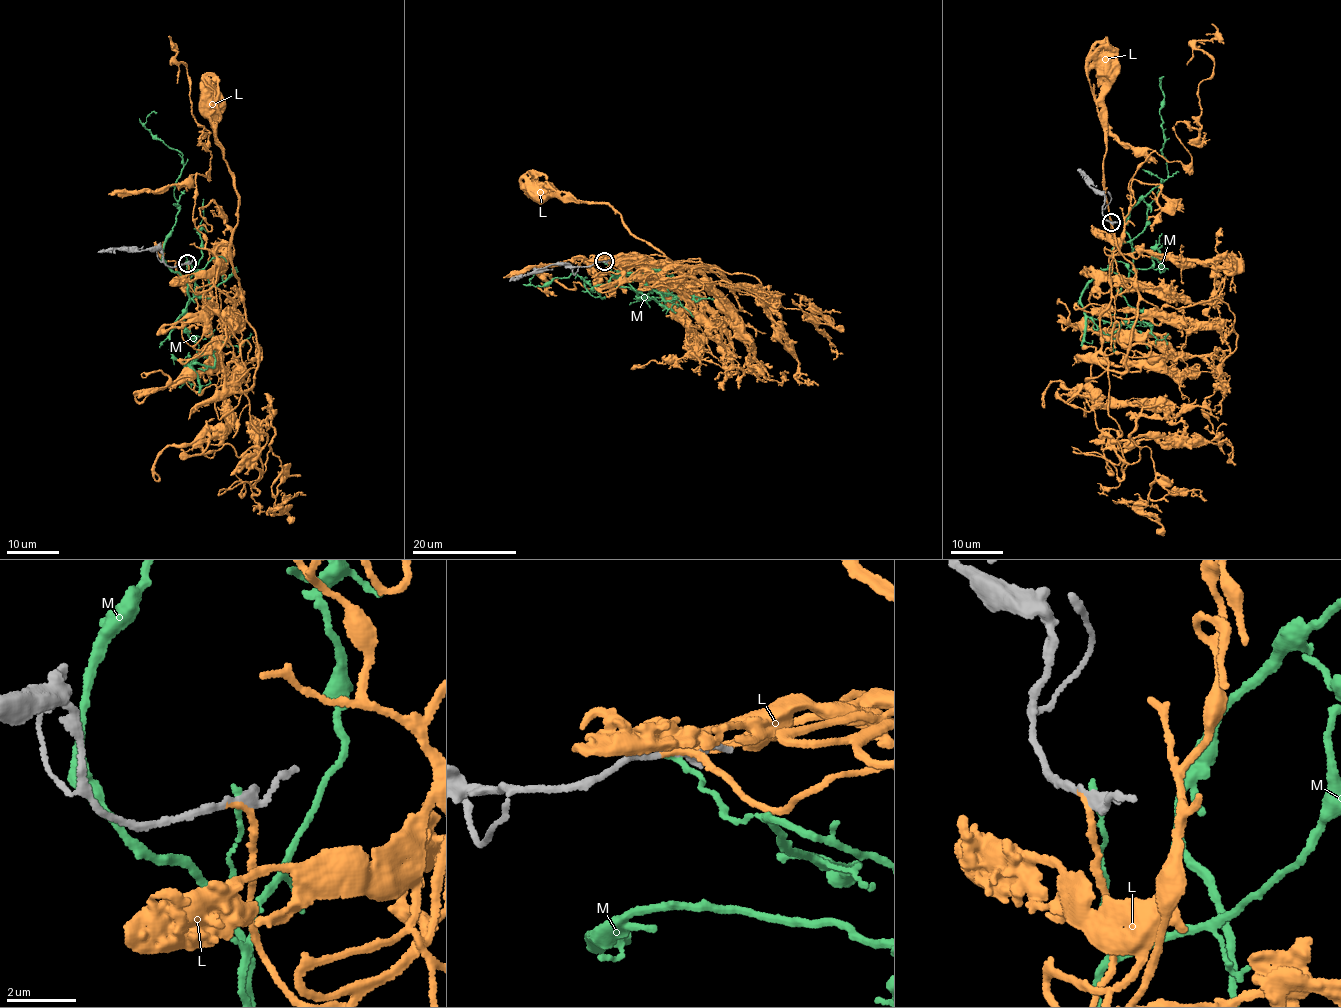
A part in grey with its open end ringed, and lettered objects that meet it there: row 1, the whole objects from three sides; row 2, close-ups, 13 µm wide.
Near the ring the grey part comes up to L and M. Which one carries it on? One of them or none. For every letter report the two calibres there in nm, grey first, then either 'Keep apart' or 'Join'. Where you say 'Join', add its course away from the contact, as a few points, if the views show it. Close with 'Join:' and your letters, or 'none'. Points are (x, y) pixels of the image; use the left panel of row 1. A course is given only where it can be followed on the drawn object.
L: Thickness 200 nm (grey) against 190 nm. Join. Its course: (187, 263), (190, 287), (204, 301), (216, 287), (236, 305), (238, 192), (203, 107), (210, 98)
M: Thickness 200 nm (grey) against 180 nm. Keep apart
Join: L

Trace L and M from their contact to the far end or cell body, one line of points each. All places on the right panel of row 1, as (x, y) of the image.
L: (1111, 222), (1109, 265), (1114, 257), (1122, 283), (1129, 287), (1136, 270), (1118, 249), (1104, 195), (1108, 64)
M: (1111, 222), (1109, 268), (1124, 284), (1133, 267), (1125, 220), (1141, 197), (1167, 177), (1160, 78)

